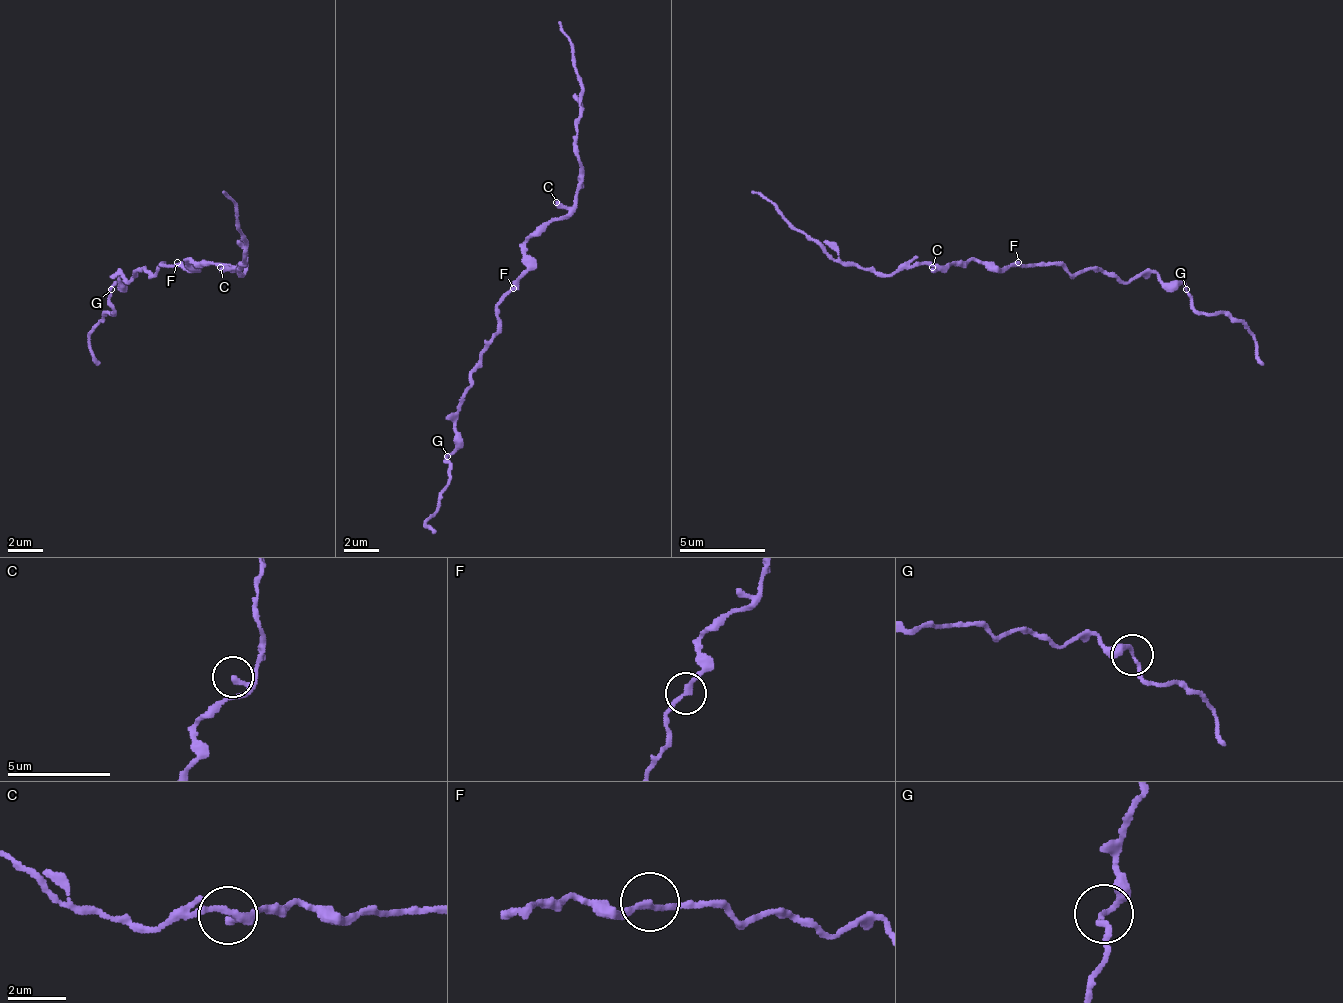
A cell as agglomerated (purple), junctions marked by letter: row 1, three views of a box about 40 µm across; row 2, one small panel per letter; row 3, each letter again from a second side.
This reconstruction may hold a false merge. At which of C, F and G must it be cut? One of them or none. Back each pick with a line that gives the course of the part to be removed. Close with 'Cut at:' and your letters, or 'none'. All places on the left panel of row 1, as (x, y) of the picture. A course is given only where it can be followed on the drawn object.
Cut at: none

